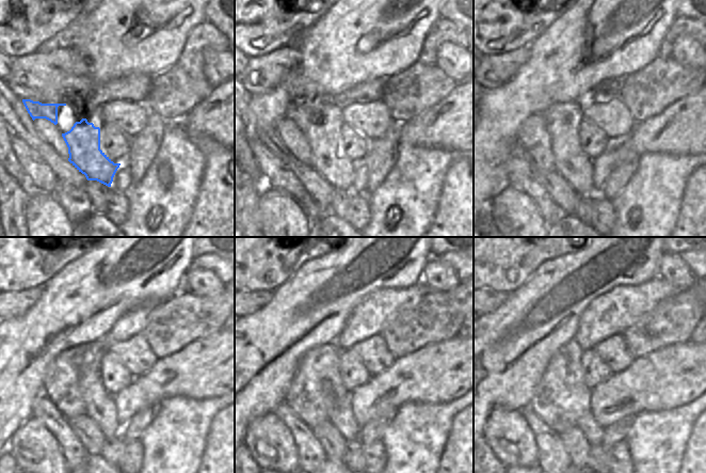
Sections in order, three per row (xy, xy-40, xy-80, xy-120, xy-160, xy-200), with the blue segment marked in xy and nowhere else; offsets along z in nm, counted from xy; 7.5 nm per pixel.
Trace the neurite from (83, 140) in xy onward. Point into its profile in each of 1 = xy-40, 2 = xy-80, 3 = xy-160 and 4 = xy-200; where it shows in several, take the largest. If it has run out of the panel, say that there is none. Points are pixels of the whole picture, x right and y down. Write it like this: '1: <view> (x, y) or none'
1: xy-40 (324, 140)
2: xy-80 (571, 162)
3: xy-160 (342, 418)
4: xy-200 (593, 432)

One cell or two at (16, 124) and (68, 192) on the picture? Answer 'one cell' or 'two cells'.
two cells

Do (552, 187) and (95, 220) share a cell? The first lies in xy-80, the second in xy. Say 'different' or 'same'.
different

